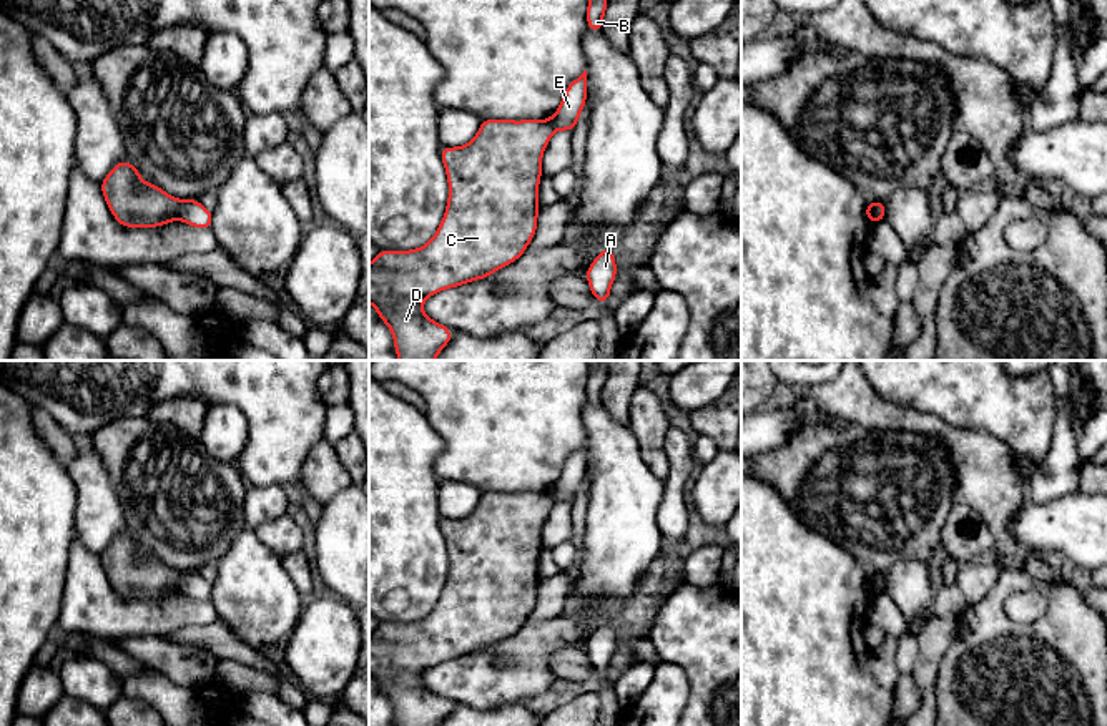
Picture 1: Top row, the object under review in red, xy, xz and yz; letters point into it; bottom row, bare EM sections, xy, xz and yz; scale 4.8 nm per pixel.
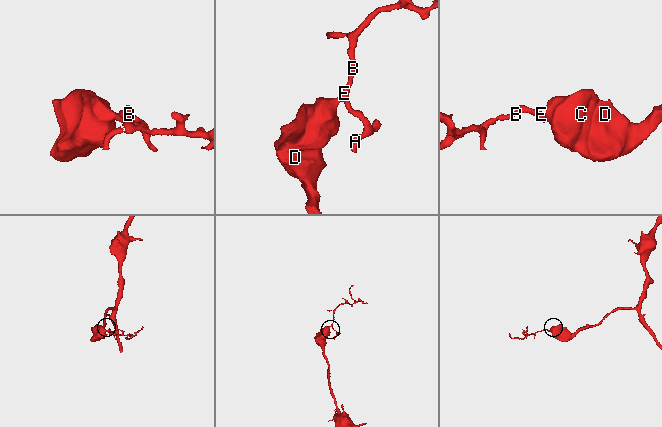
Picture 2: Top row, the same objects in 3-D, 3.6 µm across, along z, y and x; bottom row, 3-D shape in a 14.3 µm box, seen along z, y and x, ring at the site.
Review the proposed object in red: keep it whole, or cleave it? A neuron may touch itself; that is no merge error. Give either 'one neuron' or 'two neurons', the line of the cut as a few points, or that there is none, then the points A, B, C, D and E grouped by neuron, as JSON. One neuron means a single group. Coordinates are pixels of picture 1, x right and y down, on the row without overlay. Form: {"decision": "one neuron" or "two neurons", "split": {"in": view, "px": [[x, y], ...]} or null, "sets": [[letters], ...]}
{"decision": "two neurons", "split": {"in": "xy", "px": [[183, 573], [177, 590]]}, "sets": [["A", "B", "E"], ["C", "D"]]}

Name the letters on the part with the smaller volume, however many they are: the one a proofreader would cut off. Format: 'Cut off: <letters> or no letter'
Cut off: A, B, E

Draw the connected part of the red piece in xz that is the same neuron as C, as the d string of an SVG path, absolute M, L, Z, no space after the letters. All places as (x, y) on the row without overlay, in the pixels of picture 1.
M489 490L470 515L440 520L449 573L437 605L412 623L381 621L369 636L369 674L391 701L396 726L439 726L452 701L429 691L422 674L439 663L490 650L525 625L537 603L542 527L554 503L550 492Z

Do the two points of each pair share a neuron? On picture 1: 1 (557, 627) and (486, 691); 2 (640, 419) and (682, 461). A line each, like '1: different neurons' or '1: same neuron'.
1: same neuron
2: different neurons

